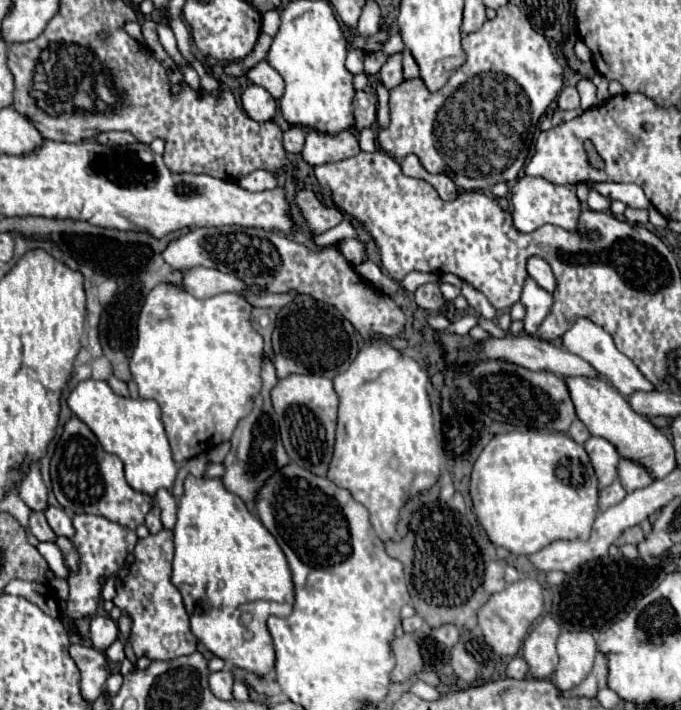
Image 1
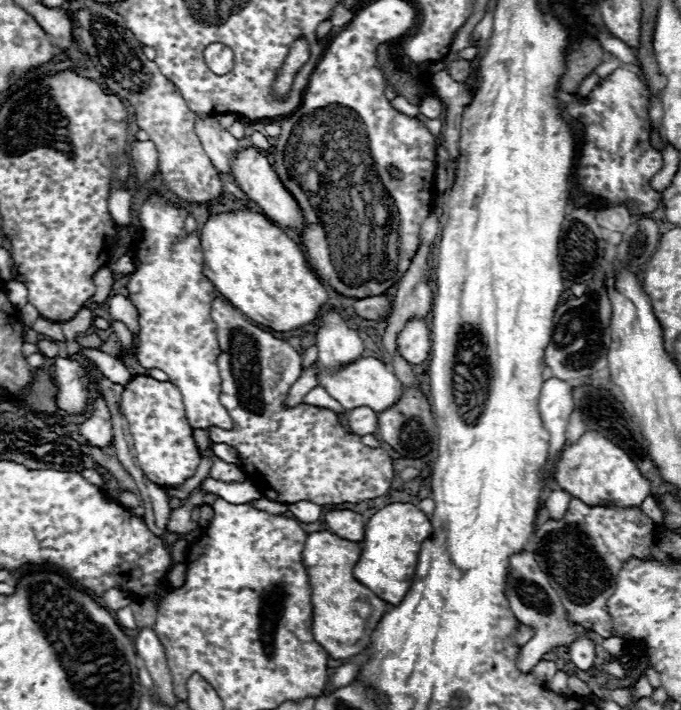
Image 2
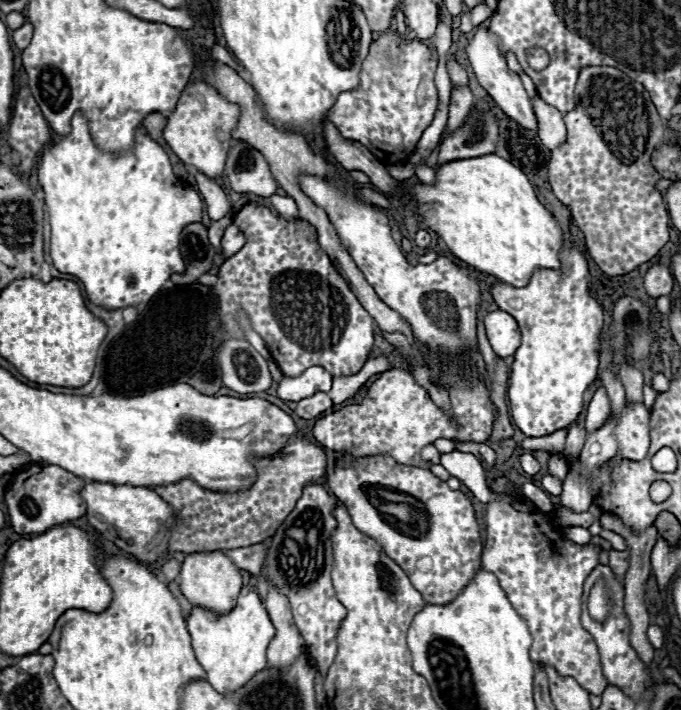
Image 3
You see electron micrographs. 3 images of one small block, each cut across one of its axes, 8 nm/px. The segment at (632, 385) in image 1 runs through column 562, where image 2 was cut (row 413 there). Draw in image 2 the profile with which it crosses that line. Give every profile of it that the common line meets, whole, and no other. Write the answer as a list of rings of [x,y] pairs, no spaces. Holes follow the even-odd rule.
[[[318,386],[314,390],[310,390],[306,396],[304,396],[304,404],[310,404],[310,406],[316,406],[316,408],[328,408],[332,412],[336,412],[338,416],[340,414],[346,414],[346,408],[342,408],[342,404],[338,400],[334,400],[326,388]]]

